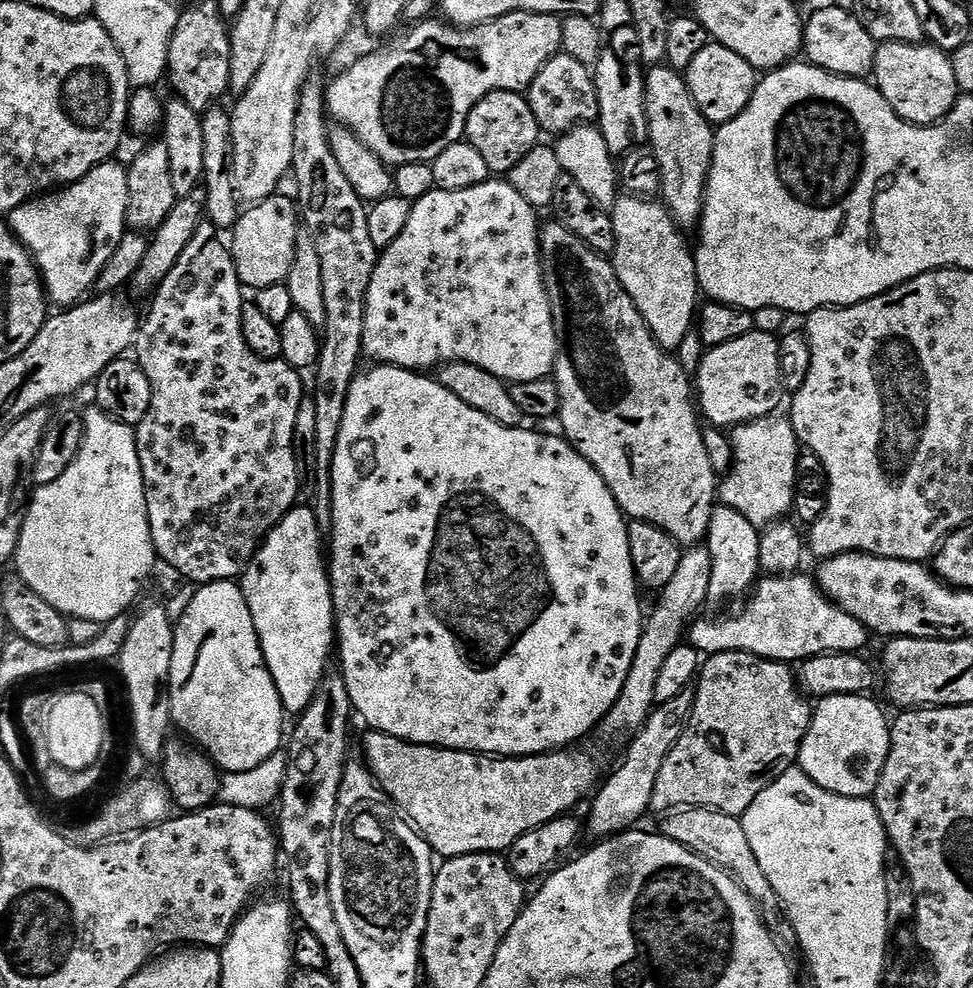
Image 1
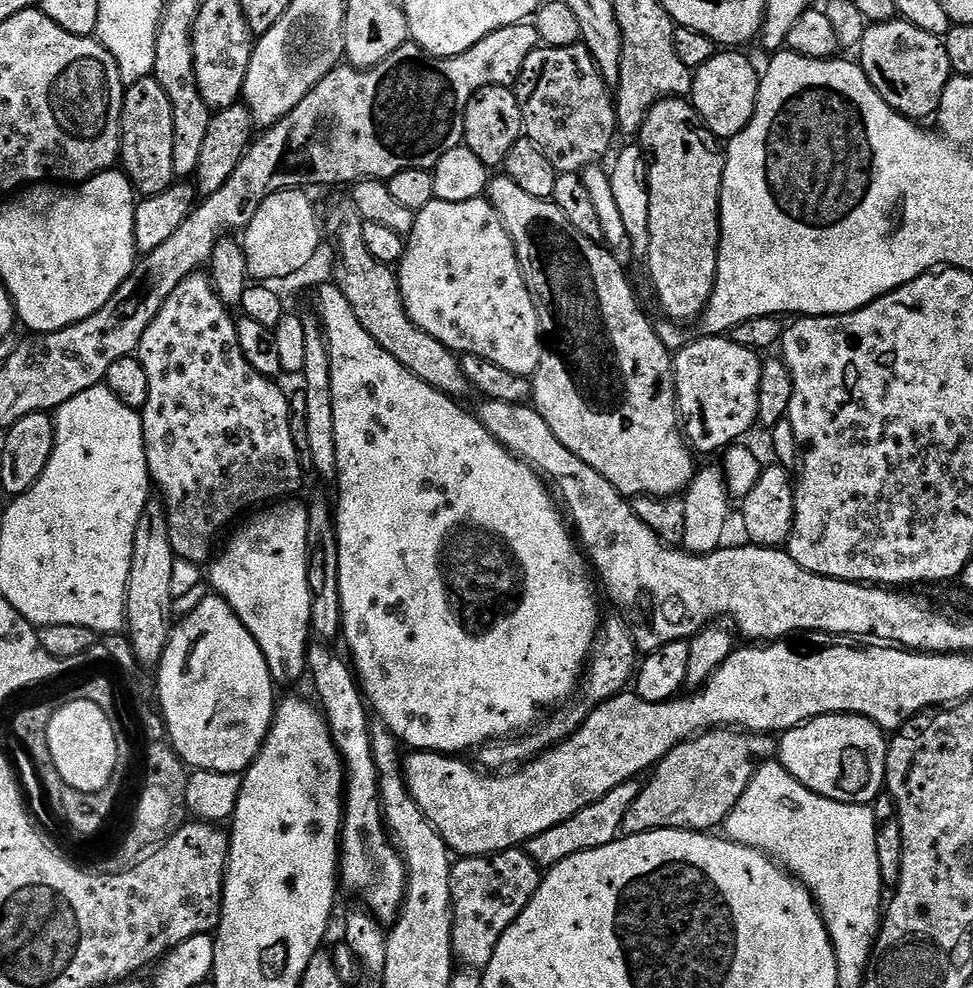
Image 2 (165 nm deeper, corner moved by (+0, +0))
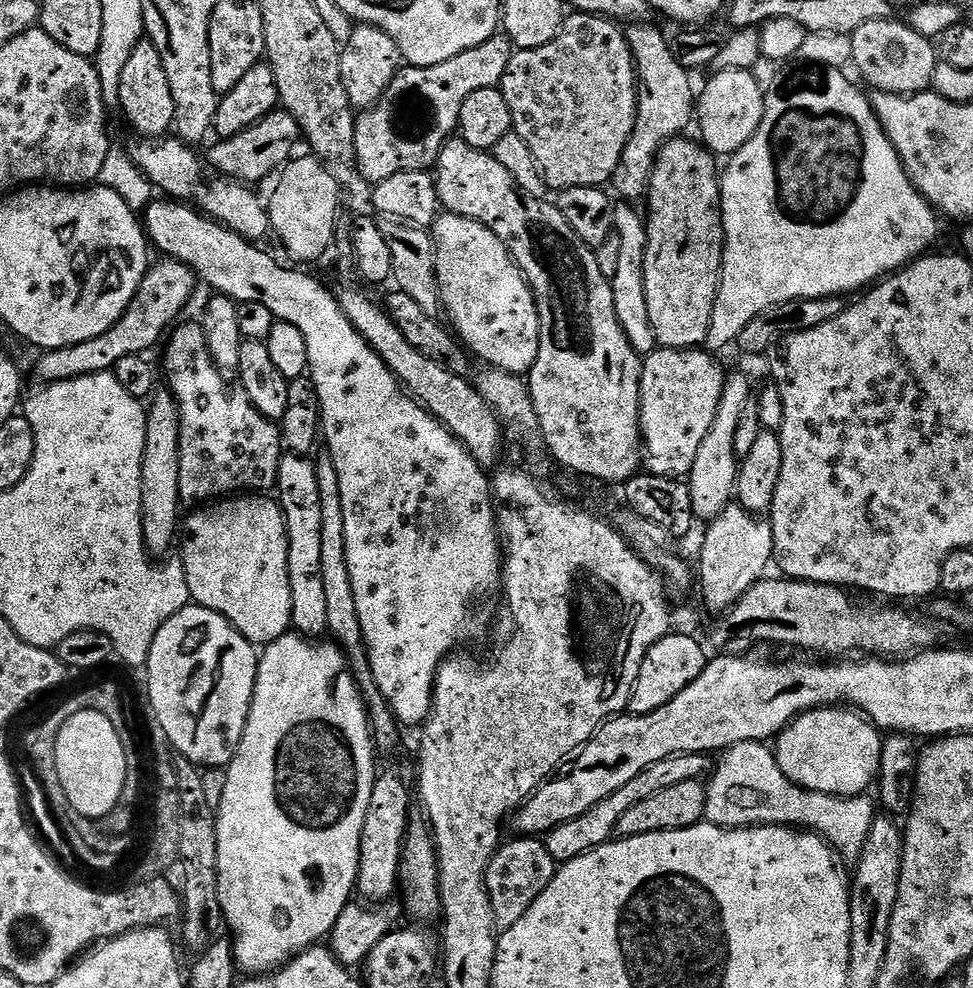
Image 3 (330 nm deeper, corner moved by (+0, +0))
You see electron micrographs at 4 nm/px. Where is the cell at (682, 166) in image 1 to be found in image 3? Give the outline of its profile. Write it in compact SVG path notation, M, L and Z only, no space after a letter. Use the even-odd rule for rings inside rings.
M675 136L662 146L650 178L646 197L645 296L656 343L662 348L699 349L712 335L714 302L720 293L720 268L724 264L724 215L720 209L717 157L699 139Z

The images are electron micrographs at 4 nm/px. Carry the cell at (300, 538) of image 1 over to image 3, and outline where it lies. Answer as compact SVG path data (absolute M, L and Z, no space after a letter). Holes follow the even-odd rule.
M240 494L235 498L221 499L215 507L200 506L189 512L192 513L189 516L187 513L182 520L178 559L184 565L191 603L222 614L247 640L257 646L273 644L278 638L289 635L292 628L292 602L288 535L279 503L268 494Z

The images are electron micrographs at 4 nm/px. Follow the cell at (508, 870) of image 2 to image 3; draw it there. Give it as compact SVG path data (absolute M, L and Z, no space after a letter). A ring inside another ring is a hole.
M525 835L516 839L520 840L501 843L486 870L486 890L490 906L494 908L496 927L500 930L514 926L514 922L534 906L534 898L550 886L558 867L556 860L550 858L550 850L546 850L543 839Z

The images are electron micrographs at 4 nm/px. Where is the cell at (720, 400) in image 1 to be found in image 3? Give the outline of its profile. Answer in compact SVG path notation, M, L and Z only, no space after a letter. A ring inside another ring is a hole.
M657 346L643 357L640 370L640 435L644 451L642 460L653 476L687 477L706 434L710 434L710 426L714 426L714 418L718 418L718 402L722 402L726 371L711 356L711 351L704 351L708 350Z

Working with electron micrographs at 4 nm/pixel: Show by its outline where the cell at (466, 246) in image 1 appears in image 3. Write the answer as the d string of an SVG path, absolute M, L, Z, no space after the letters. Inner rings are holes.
M444 212L436 217L431 229L432 241L436 247L436 281L440 287L440 303L443 315L448 315L450 328L461 344L473 357L485 365L500 368L503 372L527 374L531 372L538 358L540 345L540 319L532 287L520 273L508 248L500 241L498 234L474 218L462 218L453 212Z

